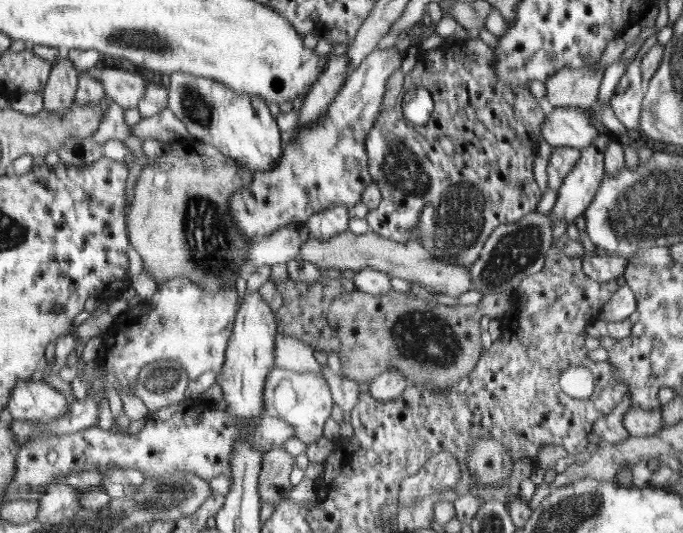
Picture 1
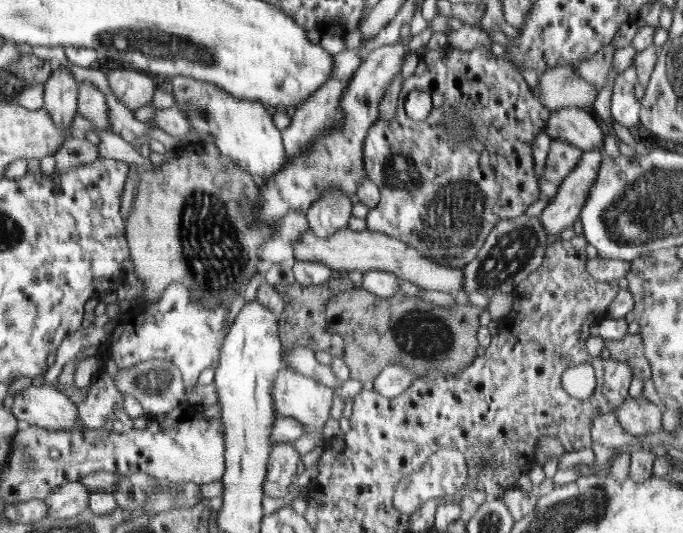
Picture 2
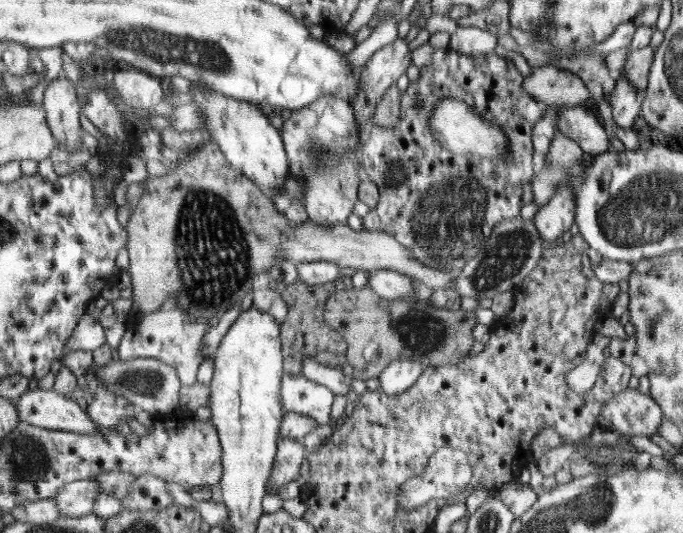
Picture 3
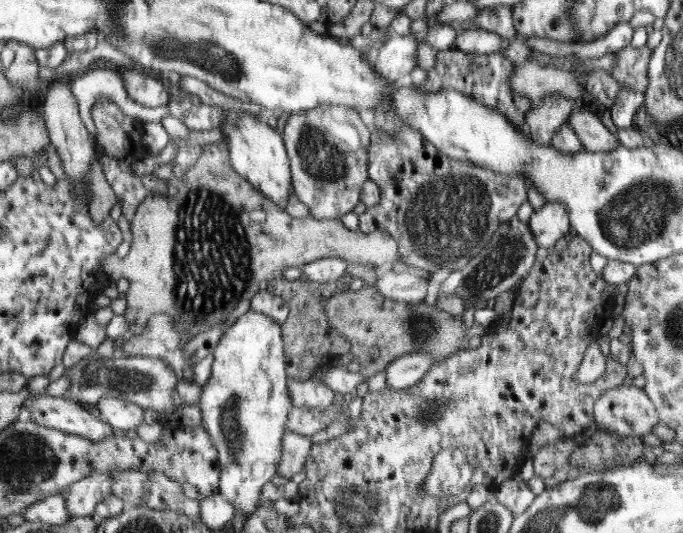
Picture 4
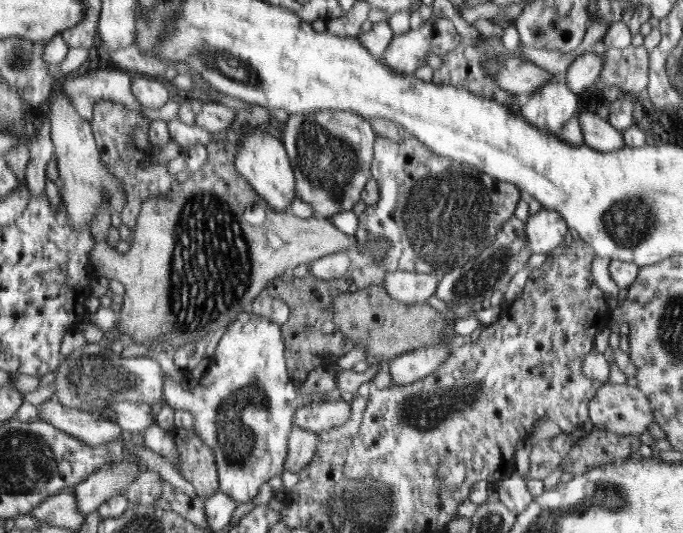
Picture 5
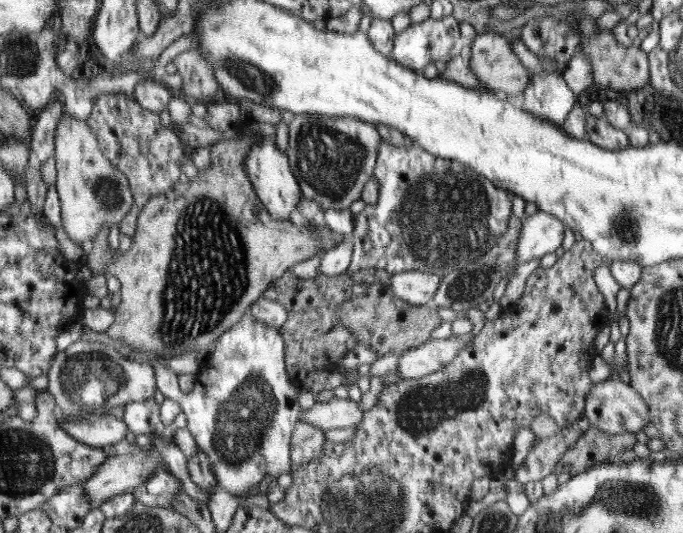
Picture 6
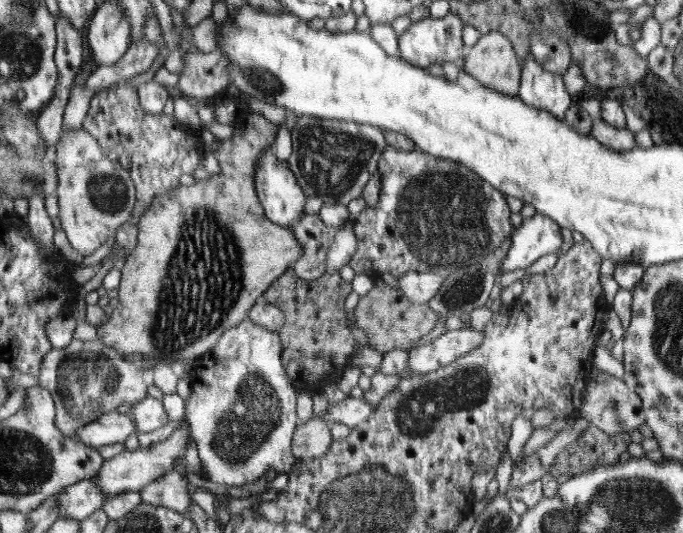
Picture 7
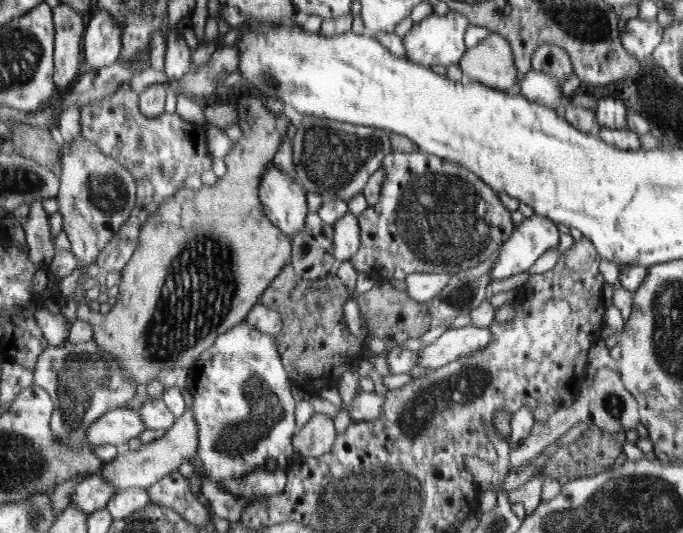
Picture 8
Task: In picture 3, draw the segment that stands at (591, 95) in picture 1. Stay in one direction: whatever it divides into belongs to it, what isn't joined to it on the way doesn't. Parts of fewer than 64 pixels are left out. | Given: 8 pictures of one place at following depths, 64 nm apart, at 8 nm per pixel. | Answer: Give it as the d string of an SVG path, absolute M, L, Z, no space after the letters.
M544 65L543 67L531 67L532 72L523 78L523 88L536 100L546 107L578 107L592 98L584 85L584 82L576 74L562 68L561 65Z

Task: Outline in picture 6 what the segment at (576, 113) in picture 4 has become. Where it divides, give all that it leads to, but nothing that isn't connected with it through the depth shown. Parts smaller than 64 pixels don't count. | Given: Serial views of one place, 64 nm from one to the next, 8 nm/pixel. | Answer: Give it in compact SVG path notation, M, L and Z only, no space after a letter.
M588 116L586 130L587 138L600 148L618 151L630 145L628 130L614 128L604 117Z

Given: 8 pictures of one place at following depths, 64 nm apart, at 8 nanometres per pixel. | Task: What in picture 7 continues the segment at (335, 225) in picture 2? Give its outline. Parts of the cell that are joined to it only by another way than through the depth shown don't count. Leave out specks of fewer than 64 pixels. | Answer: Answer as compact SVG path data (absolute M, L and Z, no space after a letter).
M300 115L291 131L292 152L287 164L299 184L303 187L306 197L318 197L326 204L347 204L362 196L364 187L372 176L378 172L379 160L389 146L386 132L376 125L358 124L355 121L332 120L319 116Z

